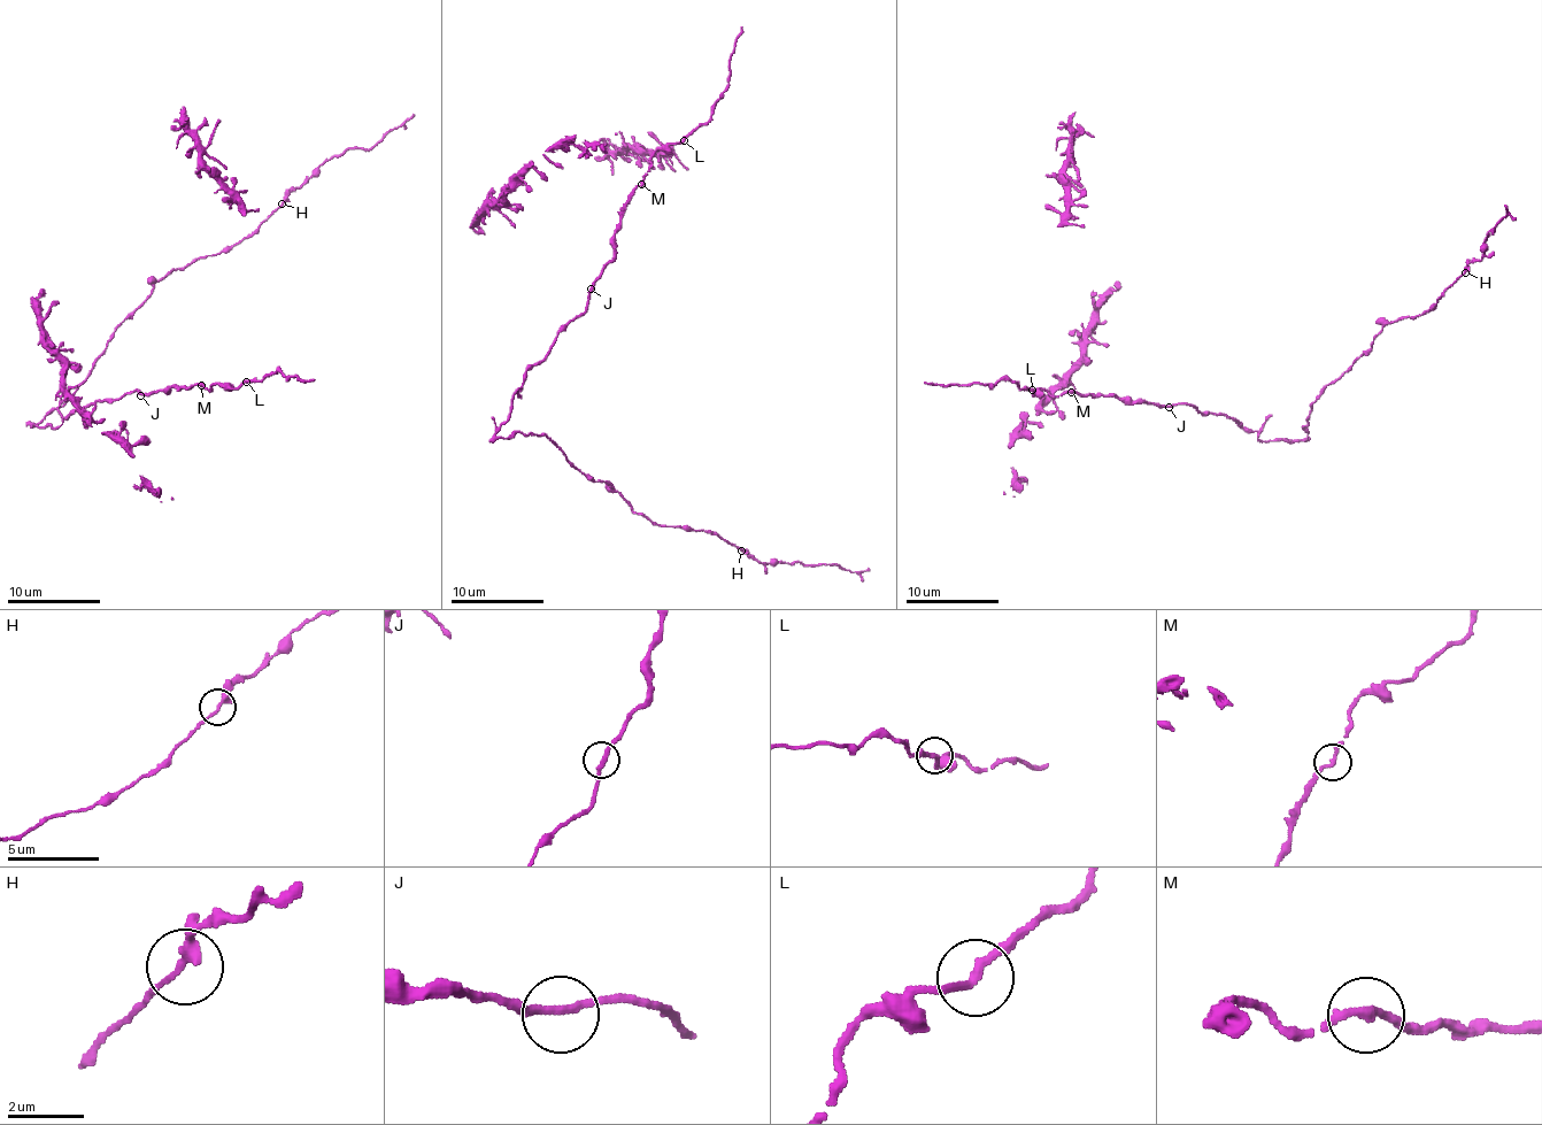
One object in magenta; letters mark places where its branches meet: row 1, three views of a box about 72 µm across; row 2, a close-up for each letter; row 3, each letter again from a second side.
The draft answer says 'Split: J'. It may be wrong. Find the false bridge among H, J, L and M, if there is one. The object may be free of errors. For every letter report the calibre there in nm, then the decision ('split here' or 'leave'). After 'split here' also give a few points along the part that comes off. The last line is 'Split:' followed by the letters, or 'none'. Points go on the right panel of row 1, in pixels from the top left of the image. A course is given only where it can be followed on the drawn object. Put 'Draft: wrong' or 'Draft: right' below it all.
H: calibre 240 nm; leave
J: calibre 220 nm; leave
L: calibre 220 nm; leave
M: calibre 220 nm; leave
Split: none
Draft: wrong

